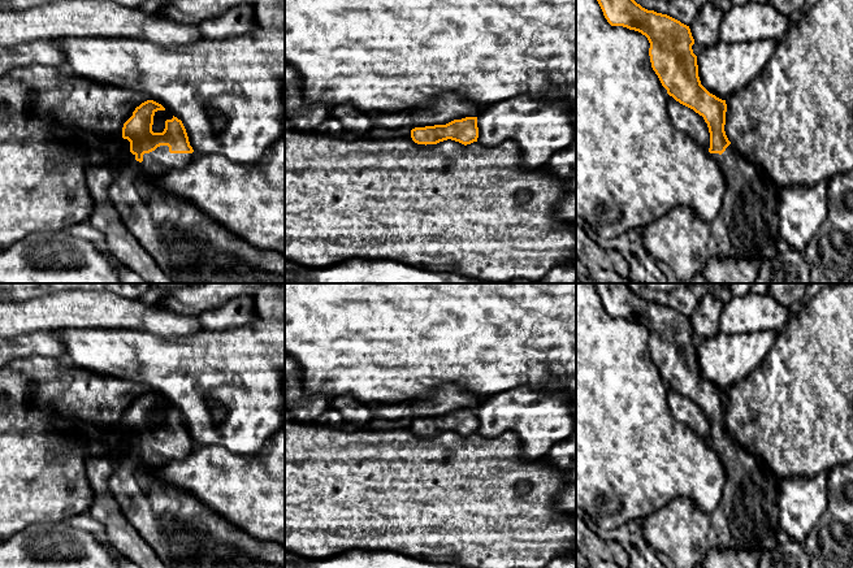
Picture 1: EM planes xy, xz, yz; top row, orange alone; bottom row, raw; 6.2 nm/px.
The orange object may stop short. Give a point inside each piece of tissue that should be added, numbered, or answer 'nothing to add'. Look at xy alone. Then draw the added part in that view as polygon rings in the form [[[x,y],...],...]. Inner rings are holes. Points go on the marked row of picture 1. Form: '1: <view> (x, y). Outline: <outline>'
1: xy (189, 247). Outline: [[[127,139],[122,140],[122,149],[127,162],[113,168],[116,178],[109,187],[109,198],[124,225],[173,283],[285,283],[285,255],[248,244],[179,198],[156,194],[146,201],[139,195],[137,175],[140,172],[148,178],[168,174],[190,162],[195,152],[170,153],[168,146],[160,146],[144,153],[139,162],[130,152]]]

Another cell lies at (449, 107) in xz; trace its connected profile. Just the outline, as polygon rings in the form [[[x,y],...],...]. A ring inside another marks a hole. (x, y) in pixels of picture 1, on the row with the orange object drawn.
[[[446,92],[436,99],[436,104],[429,108],[410,108],[391,113],[376,112],[373,121],[377,129],[389,129],[395,133],[434,125],[446,125],[454,120],[477,117],[479,105],[455,92]]]

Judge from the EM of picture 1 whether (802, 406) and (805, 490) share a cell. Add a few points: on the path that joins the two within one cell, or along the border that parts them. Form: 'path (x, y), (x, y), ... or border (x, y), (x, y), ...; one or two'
border (826, 472), (810, 476), (787, 476), (778, 480); two

